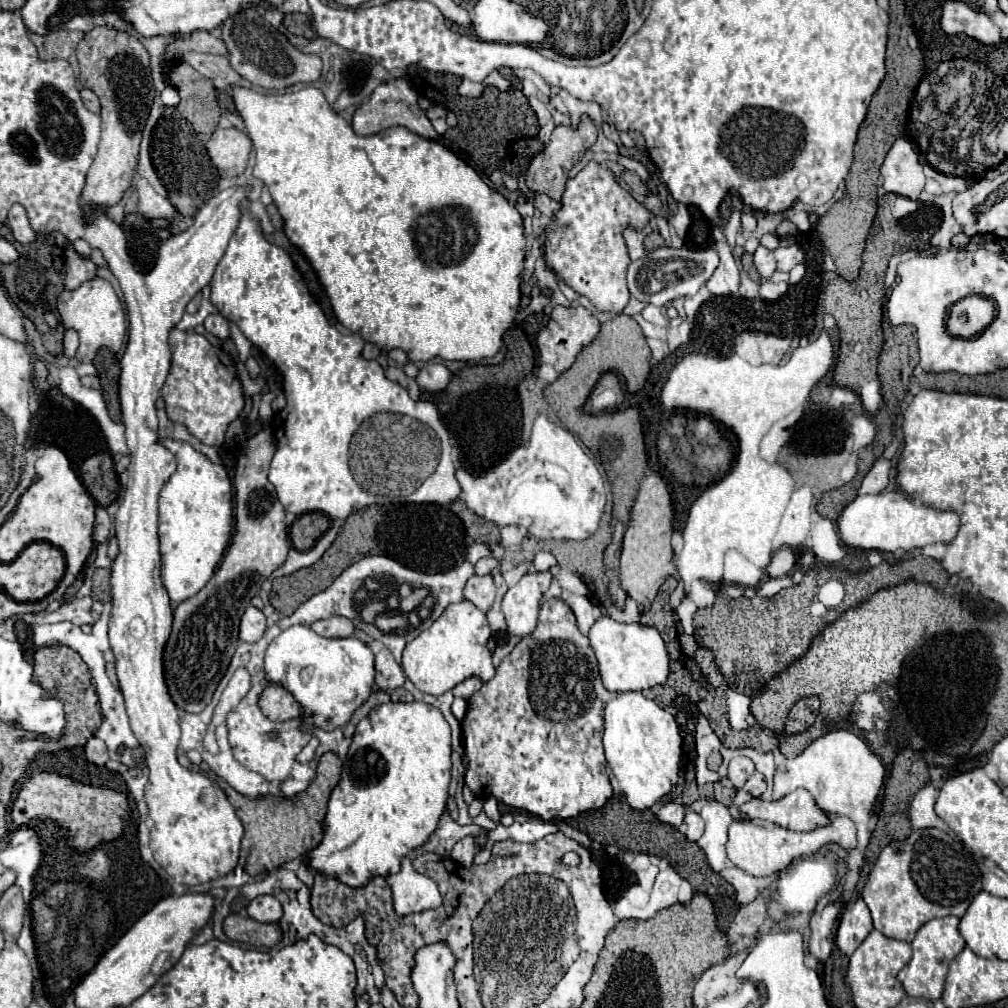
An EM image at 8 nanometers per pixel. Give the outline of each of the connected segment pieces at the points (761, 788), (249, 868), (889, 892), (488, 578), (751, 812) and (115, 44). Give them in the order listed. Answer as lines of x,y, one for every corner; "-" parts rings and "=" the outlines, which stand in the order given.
754,773
754,775
746,781
744,791
748,791
752,797
760,797
760,795
766,791
766,781
764,781
764,775
762,775
762,773
=
324,753
320,757
316,777
308,785
308,789
304,789
302,793
294,797
278,797
274,803
276,805
274,809
268,809
266,797
260,797
260,799
244,797
236,789
232,789
226,781
218,779
218,785
224,789
228,801
234,805
240,821
244,823
244,831
248,829
248,833
244,833
242,849
240,849
240,867
248,875
258,875
262,871
270,871
292,859
298,859
308,849
316,847
322,841
322,821
326,815
328,797
330,797
330,791
340,781
340,773
342,773
340,757
336,753
=
920,829
920,831
912,831
912,835
904,841
892,841
890,845
886,845
862,889
862,899
866,901
870,913
872,913
872,921
874,921
874,929
878,929
882,935
892,937
892,939
900,939
906,943
912,943
916,931
930,919
934,917
946,917
946,915
954,915
954,917
962,917
968,909
968,889
970,889
970,901
982,891
982,873
976,865
976,861
972,859
972,855
964,849
962,841
956,837
950,837
948,833
940,831
940,829
=
472,575
464,587
464,597
474,603
480,611
488,611
496,597
496,587
492,581
492,575
=
796,789
784,799
770,803
762,799
752,799
744,803
740,811
750,819
770,821
792,831
806,831
816,829
818,825
826,825
826,815
818,809
818,805
814,805
814,799
804,789
=
96,27
78,43
76,57
80,63
80,83
92,89
102,103
102,139
98,155
86,175
82,205
110,207
122,199
136,175
142,129
156,97
150,77
150,55
136,37
116,29

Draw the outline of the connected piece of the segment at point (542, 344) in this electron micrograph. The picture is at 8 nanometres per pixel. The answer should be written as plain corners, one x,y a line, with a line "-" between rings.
556,307
552,311
550,323
538,333
536,345
538,345
538,355
542,363
550,363
558,373
564,373
572,367
576,355
592,343
592,339
600,331
600,321
584,307

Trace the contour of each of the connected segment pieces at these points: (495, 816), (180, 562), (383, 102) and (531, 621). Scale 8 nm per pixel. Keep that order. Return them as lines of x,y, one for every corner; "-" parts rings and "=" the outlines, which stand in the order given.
488,797
484,800
483,810
486,815
497,825
501,824
498,802
495,797
=
164,439
162,445
174,453
178,469
162,487
158,498
158,537
162,555
162,583
174,605
194,597
214,575
232,539
234,511
232,485
222,465
210,463
188,443
=
396,79
392,83
382,83
376,87
370,95
370,101
366,105
360,105
352,117
352,129
356,135
376,135
390,127
406,127
408,131
424,137
424,139
440,139
440,135
434,131
432,123
428,121
426,113
418,107
418,93
410,89
410,85
402,79
=
526,573
518,585
510,587
502,599
508,631
516,637
526,637
536,629
540,599
550,587
550,573

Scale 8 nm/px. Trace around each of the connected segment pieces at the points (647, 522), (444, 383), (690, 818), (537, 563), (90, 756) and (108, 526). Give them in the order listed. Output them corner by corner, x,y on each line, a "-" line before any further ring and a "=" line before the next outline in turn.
650,473
640,481
638,497
632,507
630,525
624,535
622,545
622,559
620,559
620,585
632,597
638,601
644,611
652,605
652,601
658,595
660,585
666,581
666,577
676,575
676,567
672,563
672,507
670,507
670,493
660,479
658,473
=
430,363
430,365
426,365
426,367
420,369
416,381
418,381
420,389
424,389
424,391
442,393
442,391
448,387
450,377
452,377
452,373
450,373
444,365
440,365
440,363
=
688,809
686,811
686,819
680,825
680,833
686,835
688,841
698,841
702,837
702,833
704,833
704,821
702,821
702,817
698,813
694,813
692,809
=
540,551
540,553
536,553
536,557
534,557
532,565
534,565
534,569
540,569
540,571
548,571
552,565
556,565
556,559
554,559
554,555
552,555
552,553
=
90,737
86,747
86,759
98,767
102,767
106,761
108,761
108,749
106,749
106,743
102,739
96,739
96,737
=
98,507
94,521
94,541
104,543
110,537
110,531
112,531
112,519
104,507

